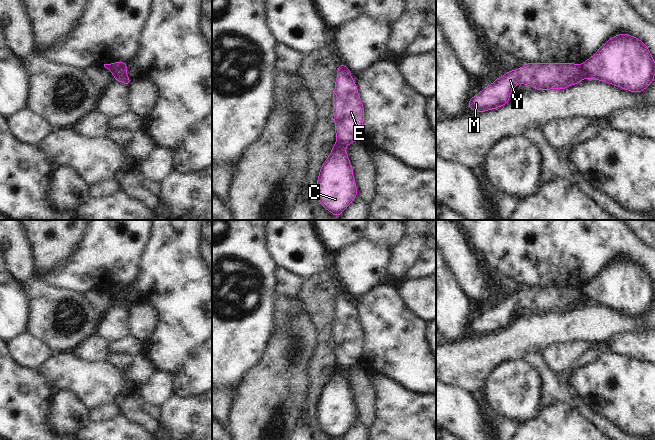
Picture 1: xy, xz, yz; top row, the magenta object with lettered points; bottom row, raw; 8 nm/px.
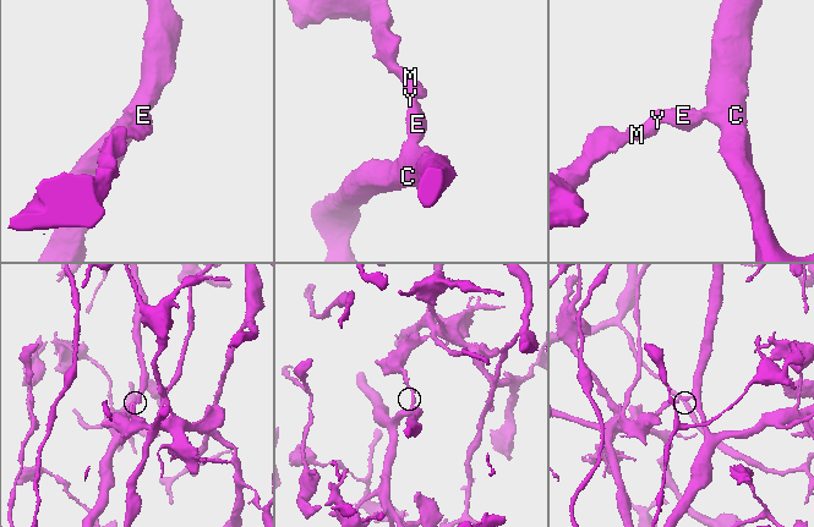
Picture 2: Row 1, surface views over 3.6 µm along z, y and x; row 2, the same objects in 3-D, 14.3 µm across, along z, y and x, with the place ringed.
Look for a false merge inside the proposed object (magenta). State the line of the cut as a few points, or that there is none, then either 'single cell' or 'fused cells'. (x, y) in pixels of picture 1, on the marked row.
cut xy (126, 64), (121, 65), (113, 73); fused cells

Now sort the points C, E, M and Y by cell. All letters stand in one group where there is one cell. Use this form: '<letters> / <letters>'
C / E M Y

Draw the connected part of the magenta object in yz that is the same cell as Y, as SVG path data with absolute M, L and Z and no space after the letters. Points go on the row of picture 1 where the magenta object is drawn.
M527 63L518 70L510 70L501 78L496 78L492 85L486 86L475 97L469 98L468 107L480 113L506 105L509 102L512 89L519 83L530 85L534 87L535 90L563 90L570 85L578 84L580 81L584 80L584 78L585 74L582 65L573 63Z

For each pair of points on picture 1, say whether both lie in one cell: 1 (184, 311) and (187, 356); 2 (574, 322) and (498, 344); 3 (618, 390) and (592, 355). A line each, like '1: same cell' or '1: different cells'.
1: same cell
2: same cell
3: different cells

